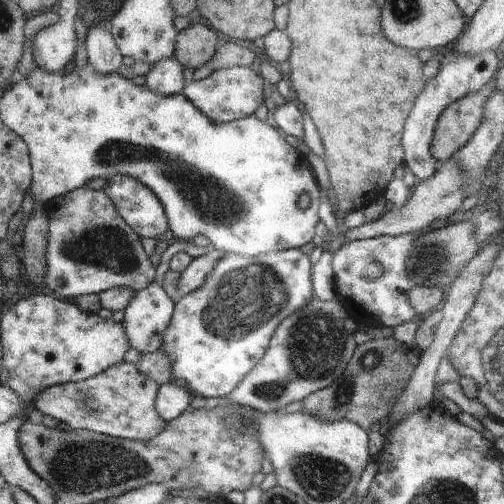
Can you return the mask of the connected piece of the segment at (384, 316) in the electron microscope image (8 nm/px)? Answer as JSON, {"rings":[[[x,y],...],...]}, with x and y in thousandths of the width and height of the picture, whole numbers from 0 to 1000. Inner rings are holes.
{"rings":[[[815,460],[790,468],[762,466],[736,474],[681,478],[679,488],[661,502],[657,526],[667,562],[665,587],[698,619],[706,641],[756,645],[786,651],[804,639],[827,635],[825,615],[817,611],[812,575],[819,560],[806,532],[810,508],[817,504],[829,476],[829,462]],[[730,520],[750,520],[758,528],[758,548],[750,556],[722,552],[720,536]]]}

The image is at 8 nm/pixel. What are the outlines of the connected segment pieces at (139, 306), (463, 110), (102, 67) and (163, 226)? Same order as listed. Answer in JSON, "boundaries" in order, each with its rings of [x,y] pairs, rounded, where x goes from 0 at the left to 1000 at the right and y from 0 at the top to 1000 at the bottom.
{"boundaries":[[[[349,478],[331,490],[321,510],[321,524],[313,528],[313,548],[310,560],[300,569],[290,571],[282,579],[272,579],[270,591],[260,599],[258,607],[248,615],[246,647],[254,657],[254,675],[260,677],[260,690],[278,694],[288,704],[302,702],[325,688],[325,675],[331,671],[333,651],[339,649],[347,633],[351,595],[333,583],[327,571],[327,552],[339,534],[339,520],[345,508],[359,498],[373,500],[387,514],[403,508],[413,500],[413,490],[397,492],[385,482]]],[[[966,175],[919,190],[879,220],[855,286],[855,302],[867,319],[905,312],[935,282],[950,244],[960,238],[960,214],[972,190]]],[[[194,48],[177,56],[171,87],[177,127],[198,147],[234,143],[246,131],[246,109],[222,67],[218,50]]],[[[226,349],[208,379],[228,399],[238,425],[282,472],[313,472],[339,456],[323,397],[292,365],[262,349]]]]}

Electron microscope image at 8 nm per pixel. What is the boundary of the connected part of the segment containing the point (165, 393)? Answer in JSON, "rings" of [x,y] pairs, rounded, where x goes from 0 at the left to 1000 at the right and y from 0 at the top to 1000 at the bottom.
{"rings":[[[349,754],[319,766],[315,778],[315,815],[325,833],[341,837],[361,825],[381,806],[383,778]]]}

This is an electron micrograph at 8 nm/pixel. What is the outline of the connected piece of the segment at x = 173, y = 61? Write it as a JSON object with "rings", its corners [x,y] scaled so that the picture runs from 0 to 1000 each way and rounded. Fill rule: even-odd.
{"rings":[[[347,111],[317,119],[313,127],[300,131],[298,143],[290,149],[292,167],[325,190],[361,187],[373,163],[365,155],[365,133]]]}

